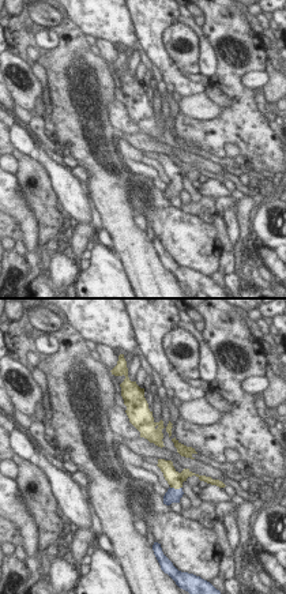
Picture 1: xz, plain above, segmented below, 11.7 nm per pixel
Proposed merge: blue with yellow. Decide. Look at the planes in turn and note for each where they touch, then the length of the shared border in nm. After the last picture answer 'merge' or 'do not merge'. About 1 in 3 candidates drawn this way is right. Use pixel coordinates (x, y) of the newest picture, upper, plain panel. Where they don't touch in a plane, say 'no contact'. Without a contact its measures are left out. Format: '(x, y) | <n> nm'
(176, 184) | 140 nm

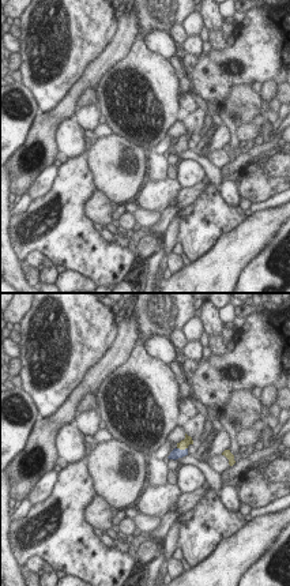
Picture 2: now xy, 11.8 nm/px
(183, 145) | 130 nm

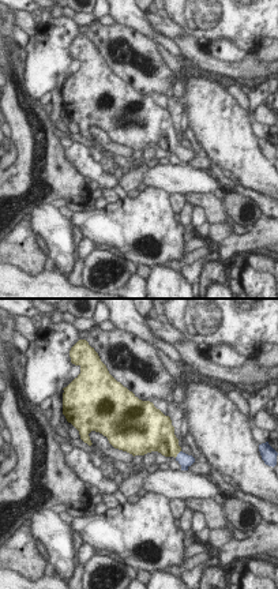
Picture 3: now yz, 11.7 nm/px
(177, 149) | 120 nm

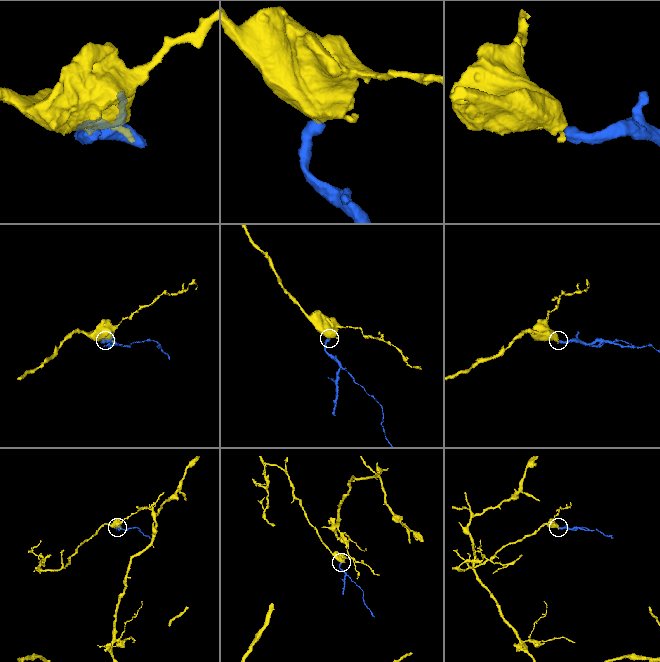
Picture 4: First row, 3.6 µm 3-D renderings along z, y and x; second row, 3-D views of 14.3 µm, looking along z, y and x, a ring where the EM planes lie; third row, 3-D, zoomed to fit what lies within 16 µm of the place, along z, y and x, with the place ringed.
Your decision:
merge

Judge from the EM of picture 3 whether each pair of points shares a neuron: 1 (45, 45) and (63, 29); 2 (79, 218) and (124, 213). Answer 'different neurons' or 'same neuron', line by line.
1: same neuron
2: same neuron

